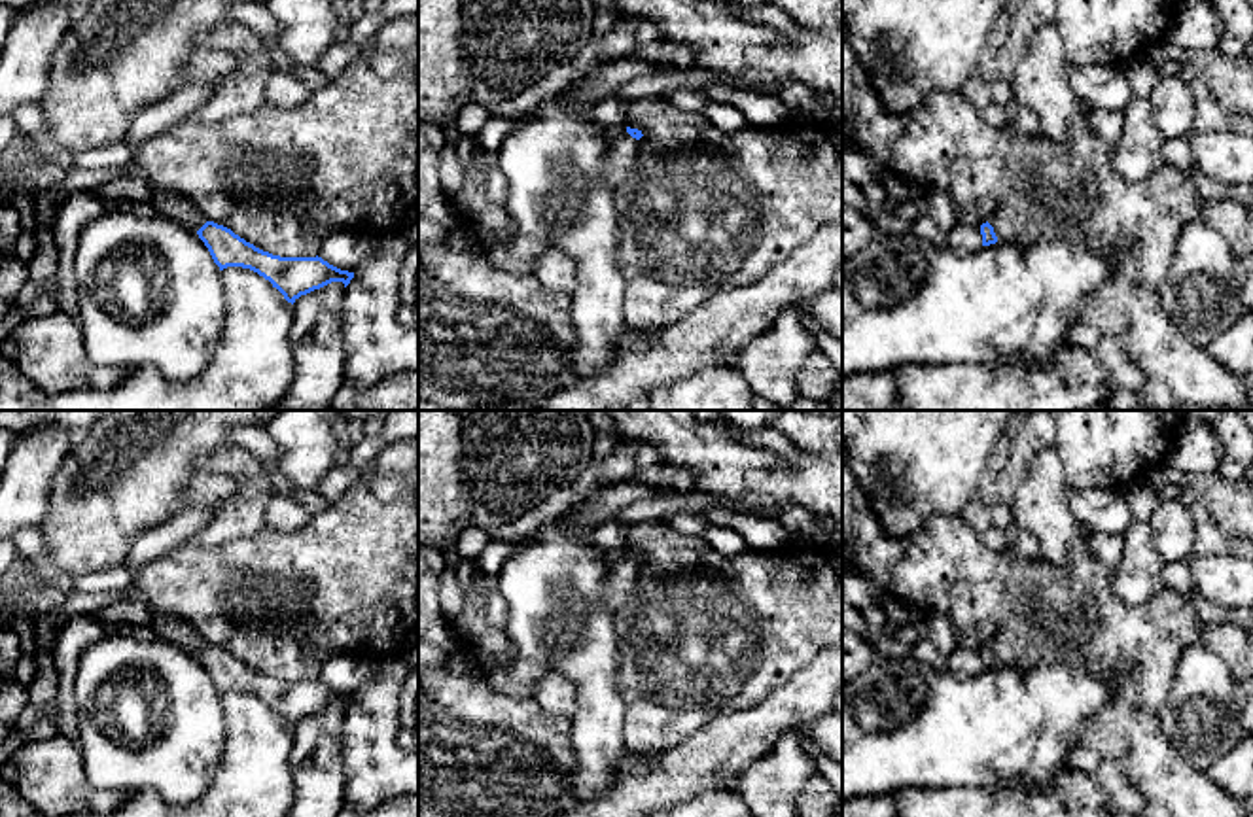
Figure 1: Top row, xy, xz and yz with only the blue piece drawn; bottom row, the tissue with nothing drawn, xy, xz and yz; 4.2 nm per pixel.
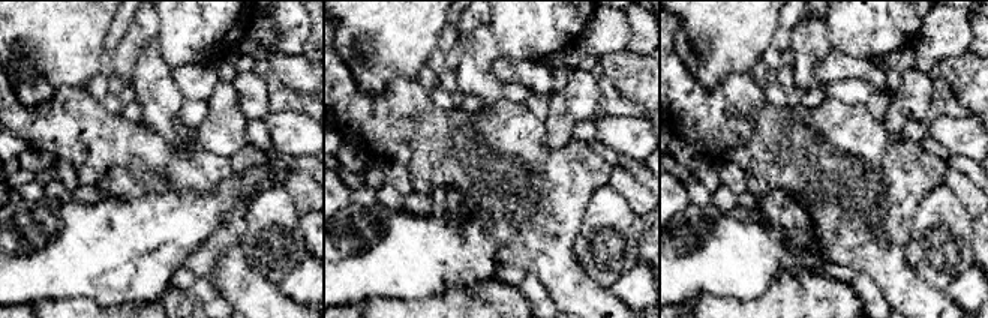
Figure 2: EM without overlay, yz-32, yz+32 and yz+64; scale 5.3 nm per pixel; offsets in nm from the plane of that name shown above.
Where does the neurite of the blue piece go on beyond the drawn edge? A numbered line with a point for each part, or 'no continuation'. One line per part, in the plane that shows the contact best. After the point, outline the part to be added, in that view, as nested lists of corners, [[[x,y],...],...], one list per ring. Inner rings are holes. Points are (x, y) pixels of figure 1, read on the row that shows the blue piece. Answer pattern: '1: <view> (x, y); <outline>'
1: yz (1007, 225); [[[1011,206],[997,208],[988,223],[994,227],[997,240],[1001,242],[1024,242],[1033,235],[1032,223],[1022,219]]]

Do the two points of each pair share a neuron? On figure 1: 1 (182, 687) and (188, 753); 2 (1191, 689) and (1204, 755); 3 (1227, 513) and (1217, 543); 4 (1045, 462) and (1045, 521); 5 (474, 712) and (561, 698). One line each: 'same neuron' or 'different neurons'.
1: same neuron
2: same neuron
3: different neurons
4: same neuron
5: different neurons

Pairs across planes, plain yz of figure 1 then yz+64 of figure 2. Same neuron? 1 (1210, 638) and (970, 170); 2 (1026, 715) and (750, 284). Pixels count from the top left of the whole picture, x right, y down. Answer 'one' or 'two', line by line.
1: two
2: one

